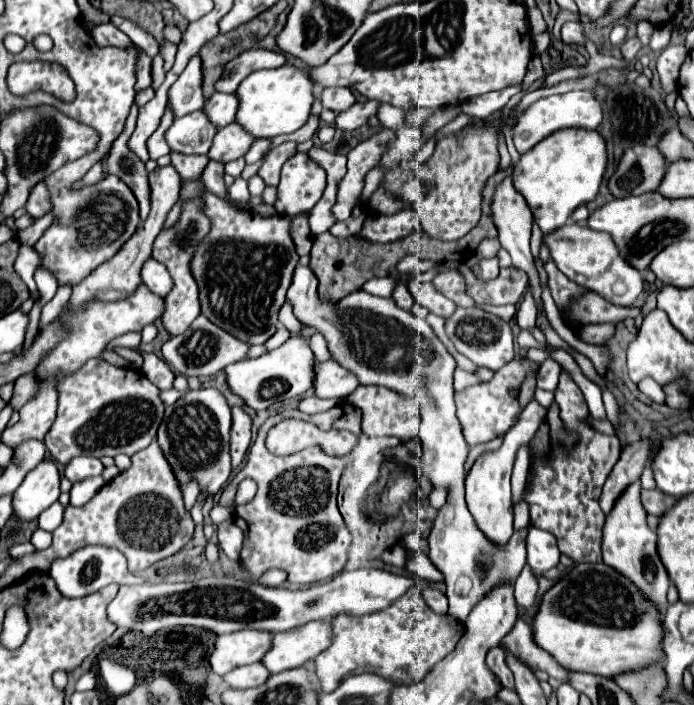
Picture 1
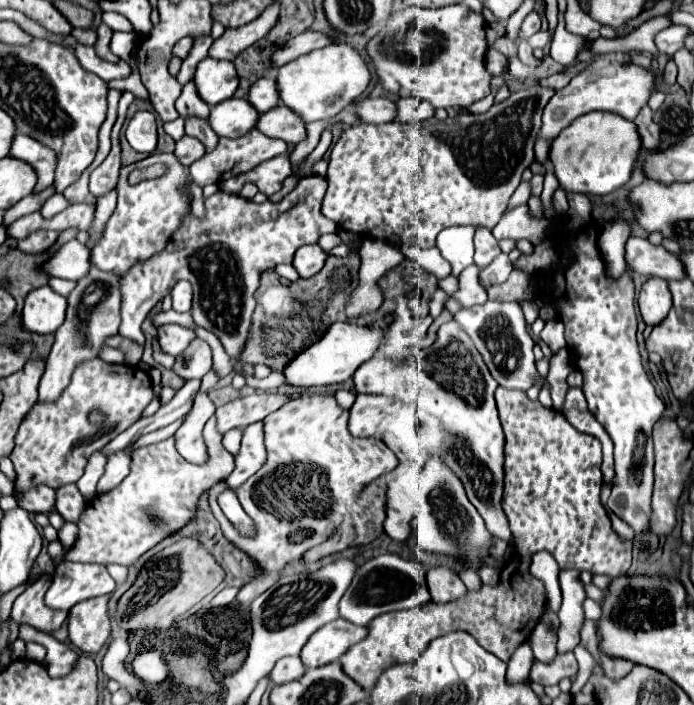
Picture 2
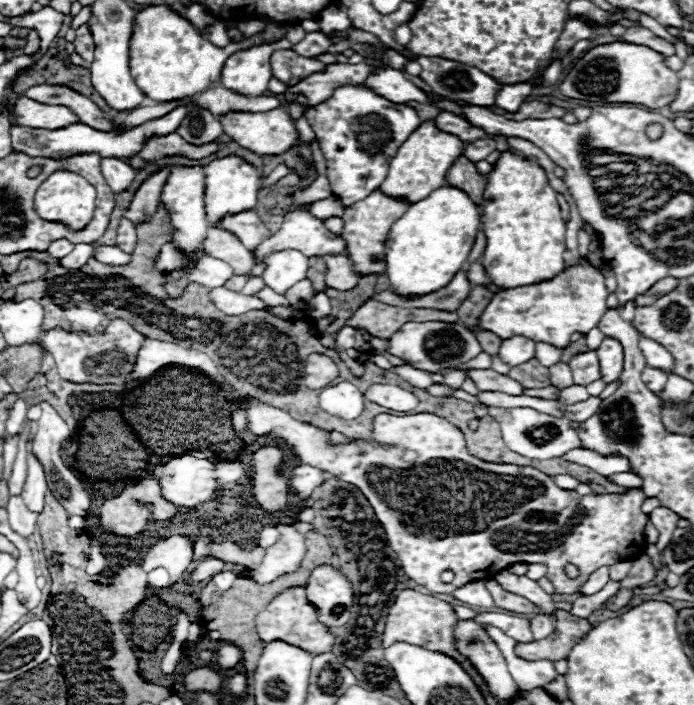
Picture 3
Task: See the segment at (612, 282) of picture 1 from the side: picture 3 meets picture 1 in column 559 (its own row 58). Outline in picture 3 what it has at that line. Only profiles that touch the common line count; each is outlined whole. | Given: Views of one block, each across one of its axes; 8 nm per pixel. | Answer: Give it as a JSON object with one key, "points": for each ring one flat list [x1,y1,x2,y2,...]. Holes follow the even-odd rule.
{"points":[[254,46,232,54,222,68,222,86,244,96,262,96,272,78,272,50,274,46]]}

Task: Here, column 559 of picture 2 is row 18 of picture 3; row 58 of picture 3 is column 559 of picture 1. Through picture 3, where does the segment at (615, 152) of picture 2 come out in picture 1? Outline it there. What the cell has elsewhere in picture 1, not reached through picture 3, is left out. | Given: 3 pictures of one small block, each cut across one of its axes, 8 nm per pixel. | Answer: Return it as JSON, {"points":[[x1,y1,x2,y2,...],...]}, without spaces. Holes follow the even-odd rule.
{"points":[[566,128,566,130,554,132,552,136,538,142,530,152,522,154,520,160,514,166,512,180,514,180,514,188,524,196,526,204,530,206,530,210,534,214,534,220,540,226,540,230,542,232,552,232,552,230,566,224,566,220,570,218,574,208,578,208,580,204,586,204,586,202,596,198,604,172,606,172,606,144,604,144,602,136,596,130]]}

